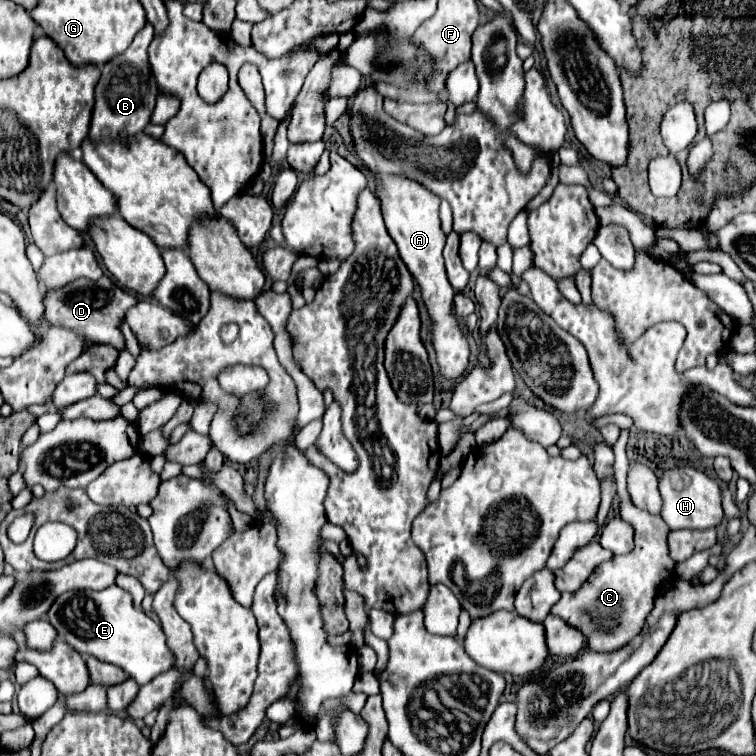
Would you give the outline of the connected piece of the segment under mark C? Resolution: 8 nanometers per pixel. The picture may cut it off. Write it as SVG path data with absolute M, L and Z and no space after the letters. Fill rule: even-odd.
M622 430L620 440L616 440L614 444L614 454L616 454L614 472L616 472L618 498L620 498L620 516L634 526L636 546L630 554L614 556L612 560L604 562L582 586L582 590L578 590L576 594L564 592L560 602L556 602L550 610L550 614L560 616L570 626L580 628L588 638L594 638L596 652L618 650L642 630L644 618L652 610L656 592L660 592L662 586L670 580L672 570L676 566L676 562L668 554L668 542L666 542L670 528L664 524L660 516L636 508L628 496L626 478L628 478L630 462L626 458L626 440L628 440L628 430Z

